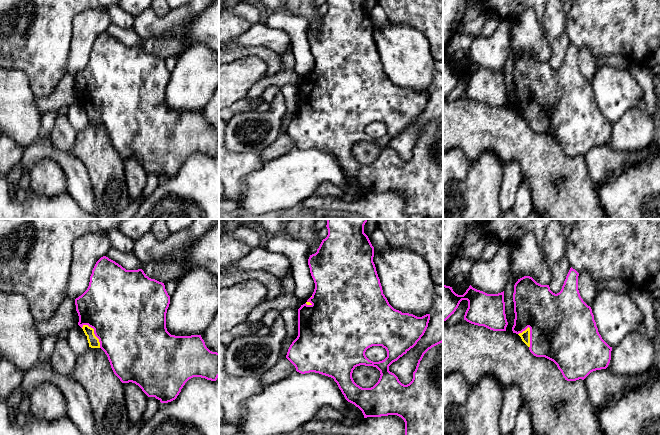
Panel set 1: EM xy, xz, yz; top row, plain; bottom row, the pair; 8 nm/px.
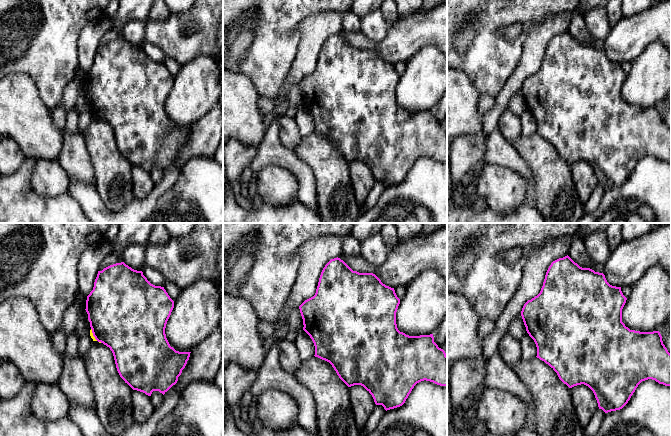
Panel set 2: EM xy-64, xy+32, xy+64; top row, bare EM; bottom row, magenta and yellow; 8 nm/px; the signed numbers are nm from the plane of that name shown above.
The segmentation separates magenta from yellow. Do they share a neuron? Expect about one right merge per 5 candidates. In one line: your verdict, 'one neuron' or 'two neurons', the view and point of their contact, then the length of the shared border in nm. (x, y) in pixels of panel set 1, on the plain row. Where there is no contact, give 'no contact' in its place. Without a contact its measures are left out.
one neuron; meets magenta in xy at (94, 109); contact 240 nm long

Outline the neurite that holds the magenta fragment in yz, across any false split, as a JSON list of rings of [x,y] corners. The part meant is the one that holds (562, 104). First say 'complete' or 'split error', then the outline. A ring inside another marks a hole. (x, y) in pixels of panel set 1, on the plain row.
split error | [[[571,43],[561,67],[557,70],[550,66],[549,61],[541,61],[532,53],[524,52],[515,59],[513,69],[515,89],[513,109],[521,113],[534,132],[553,137],[567,157],[584,156],[591,148],[606,145],[610,139],[612,127],[612,123],[602,115],[598,108],[591,83],[580,72],[578,52],[579,49]]]

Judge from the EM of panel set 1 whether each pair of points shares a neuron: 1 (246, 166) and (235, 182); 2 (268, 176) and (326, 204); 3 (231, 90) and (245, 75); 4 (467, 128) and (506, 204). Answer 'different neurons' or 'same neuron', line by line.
1: same neuron
2: different neurons
3: same neuron
4: different neurons

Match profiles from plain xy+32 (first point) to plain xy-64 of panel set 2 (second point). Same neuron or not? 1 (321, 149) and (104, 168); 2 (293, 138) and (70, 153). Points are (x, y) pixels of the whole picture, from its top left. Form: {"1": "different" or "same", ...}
{"1": "same", "2": "same"}

